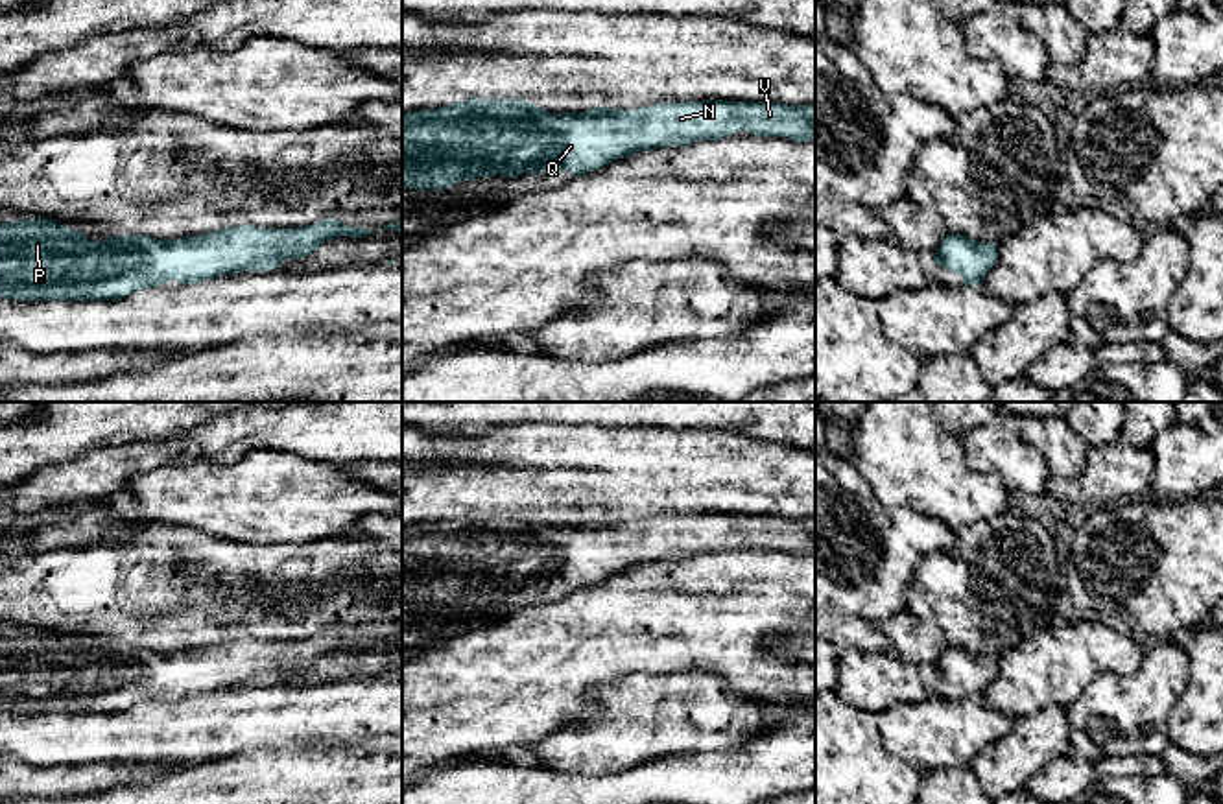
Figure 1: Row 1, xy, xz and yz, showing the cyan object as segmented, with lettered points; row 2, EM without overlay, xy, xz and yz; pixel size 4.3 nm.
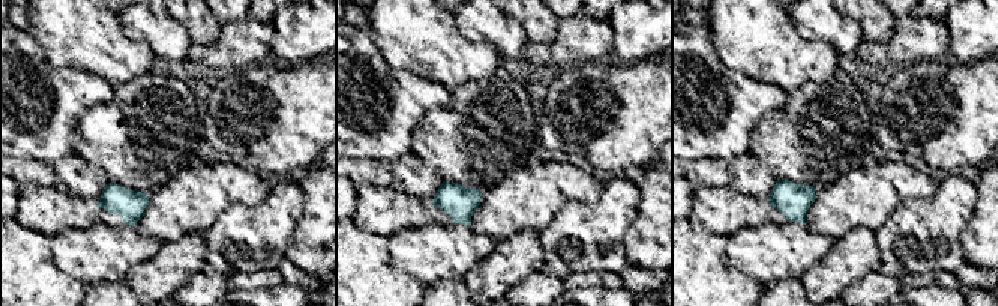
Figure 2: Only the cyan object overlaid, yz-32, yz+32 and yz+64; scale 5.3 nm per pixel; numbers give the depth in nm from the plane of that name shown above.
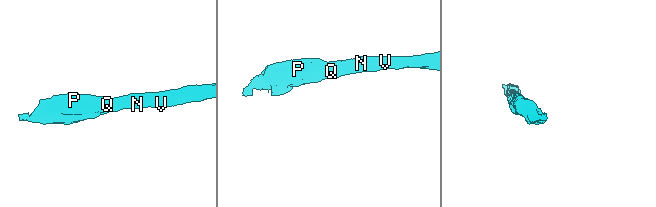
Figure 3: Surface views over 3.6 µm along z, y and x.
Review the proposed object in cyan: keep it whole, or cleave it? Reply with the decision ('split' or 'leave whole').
leave whole

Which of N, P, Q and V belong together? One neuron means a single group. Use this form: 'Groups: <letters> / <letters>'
Groups: N P Q V

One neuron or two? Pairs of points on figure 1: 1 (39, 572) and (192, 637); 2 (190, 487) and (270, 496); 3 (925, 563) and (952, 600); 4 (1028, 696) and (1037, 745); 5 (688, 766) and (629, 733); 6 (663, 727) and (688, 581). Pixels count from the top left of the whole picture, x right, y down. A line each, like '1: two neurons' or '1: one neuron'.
1: one neuron
2: one neuron
3: one neuron
4: two neurons
5: two neurons
6: two neurons

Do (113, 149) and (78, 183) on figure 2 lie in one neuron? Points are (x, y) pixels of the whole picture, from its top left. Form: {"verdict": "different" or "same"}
{"verdict": "different"}

